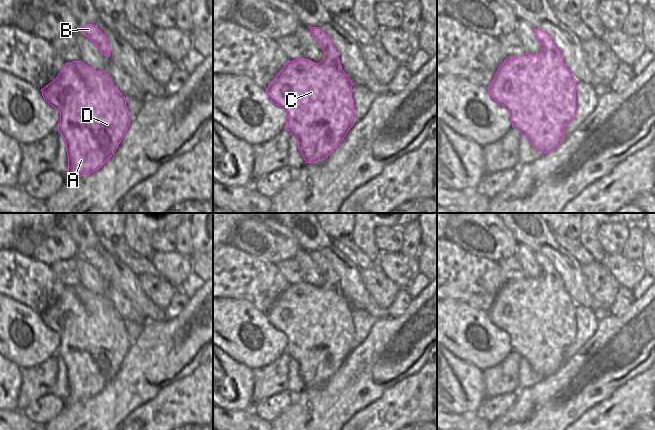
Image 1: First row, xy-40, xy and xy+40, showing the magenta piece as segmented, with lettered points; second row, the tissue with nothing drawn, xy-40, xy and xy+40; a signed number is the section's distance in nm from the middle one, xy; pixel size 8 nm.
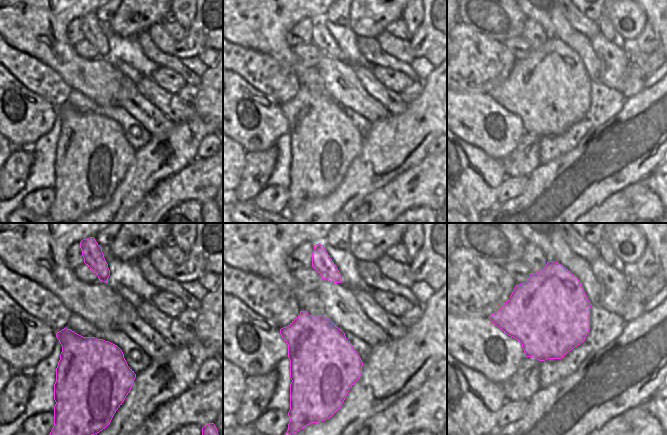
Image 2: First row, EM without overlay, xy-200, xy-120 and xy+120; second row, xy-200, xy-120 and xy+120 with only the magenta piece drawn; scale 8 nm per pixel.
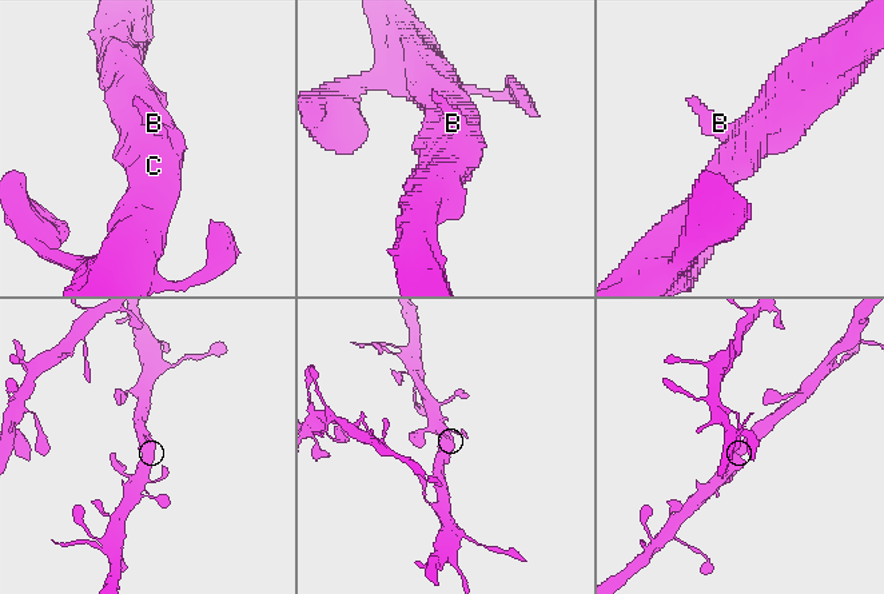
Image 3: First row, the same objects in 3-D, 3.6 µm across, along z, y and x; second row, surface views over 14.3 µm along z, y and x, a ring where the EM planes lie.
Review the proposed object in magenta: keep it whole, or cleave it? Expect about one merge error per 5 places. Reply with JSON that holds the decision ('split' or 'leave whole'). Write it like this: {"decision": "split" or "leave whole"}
{"decision": "leave whole"}

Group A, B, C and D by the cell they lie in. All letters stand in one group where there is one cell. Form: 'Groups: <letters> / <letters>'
Groups: A B C D

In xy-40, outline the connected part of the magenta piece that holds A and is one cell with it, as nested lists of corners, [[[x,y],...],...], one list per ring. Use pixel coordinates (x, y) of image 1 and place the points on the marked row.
[[[73,61],[41,92],[60,112],[57,128],[66,142],[68,177],[100,169],[118,148],[131,121],[125,97],[110,76]]]

